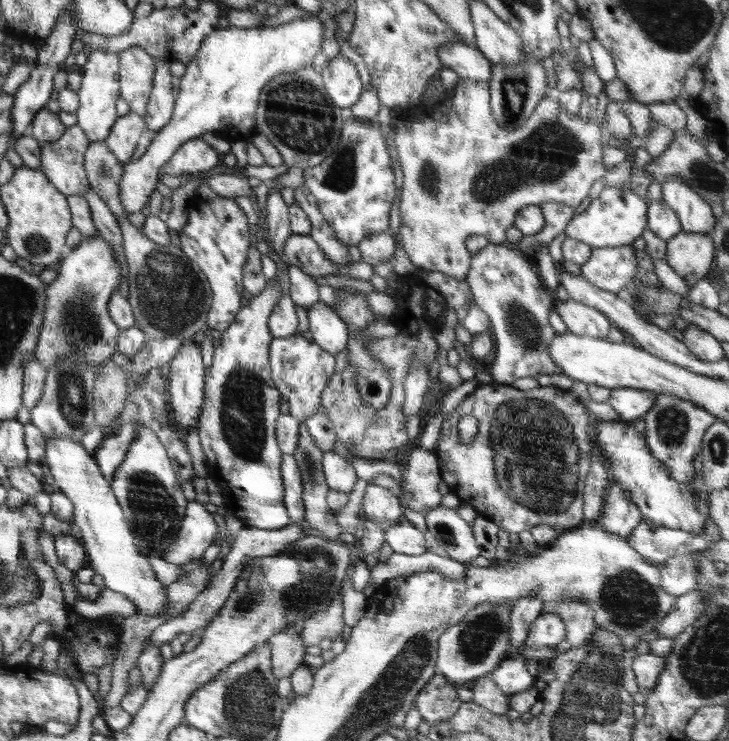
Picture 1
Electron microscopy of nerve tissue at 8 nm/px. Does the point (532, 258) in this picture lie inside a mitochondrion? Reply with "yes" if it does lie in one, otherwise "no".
no

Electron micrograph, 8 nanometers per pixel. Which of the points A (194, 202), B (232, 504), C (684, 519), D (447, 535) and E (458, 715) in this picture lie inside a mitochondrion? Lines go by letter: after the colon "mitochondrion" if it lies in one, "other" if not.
A: other
B: other
C: other
D: mitochondrion
E: other

